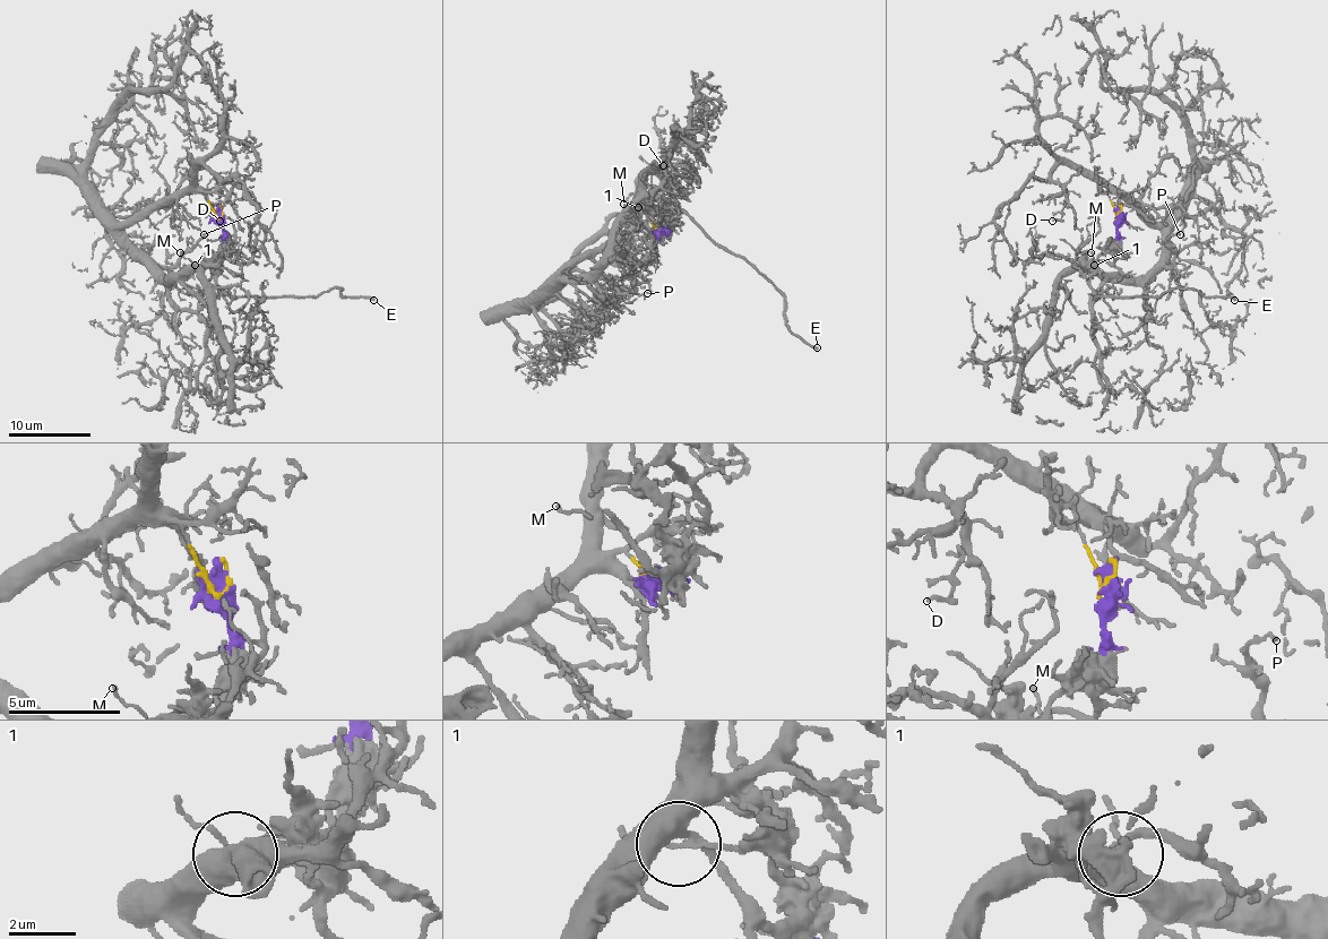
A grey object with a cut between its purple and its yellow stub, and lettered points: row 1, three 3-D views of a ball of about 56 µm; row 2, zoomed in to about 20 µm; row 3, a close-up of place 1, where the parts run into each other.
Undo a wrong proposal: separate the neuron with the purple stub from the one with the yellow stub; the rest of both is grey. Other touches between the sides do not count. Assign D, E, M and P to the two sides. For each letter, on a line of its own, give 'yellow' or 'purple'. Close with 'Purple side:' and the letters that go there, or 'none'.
D: yellow
E: purple
M: purple
P: yellow
Purple side: E, M

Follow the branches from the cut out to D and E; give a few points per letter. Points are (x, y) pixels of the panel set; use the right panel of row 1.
D: (1119, 213), (1115, 217), (1105, 186), (1062, 164), (1052, 178), (1066, 195), (1066, 207), (1060, 218), (1052, 221)
E: (1119, 213), (1117, 239), (1088, 278), (1094, 296), (1162, 296), (1174, 289), (1195, 289), (1233, 301)

